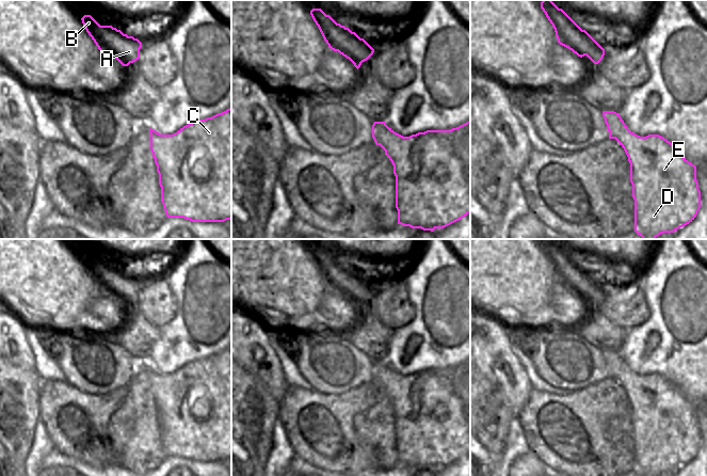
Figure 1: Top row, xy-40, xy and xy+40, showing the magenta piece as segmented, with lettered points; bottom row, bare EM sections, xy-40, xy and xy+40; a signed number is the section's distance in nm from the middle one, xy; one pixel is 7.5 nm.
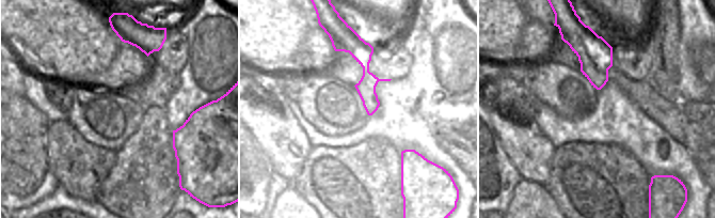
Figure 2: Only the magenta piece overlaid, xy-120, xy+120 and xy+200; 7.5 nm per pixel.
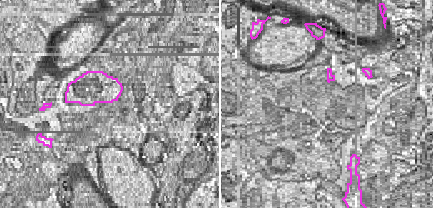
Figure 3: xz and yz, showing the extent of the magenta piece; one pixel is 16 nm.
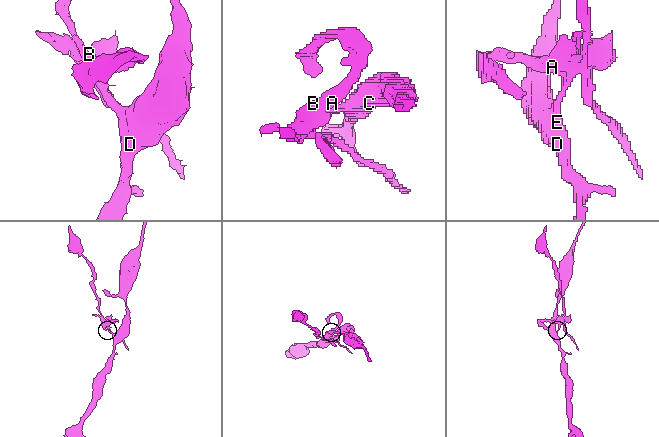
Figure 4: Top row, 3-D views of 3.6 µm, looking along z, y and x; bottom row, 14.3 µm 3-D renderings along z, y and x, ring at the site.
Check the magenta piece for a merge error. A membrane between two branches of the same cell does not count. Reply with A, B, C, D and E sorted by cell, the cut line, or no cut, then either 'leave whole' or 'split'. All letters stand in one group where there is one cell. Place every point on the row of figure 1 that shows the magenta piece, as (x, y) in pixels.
A B / C D E; cut in xy along (386, 125), (383, 132), (374, 141); split

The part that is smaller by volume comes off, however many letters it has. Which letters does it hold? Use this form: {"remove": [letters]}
{"remove": ["A", "B"]}

